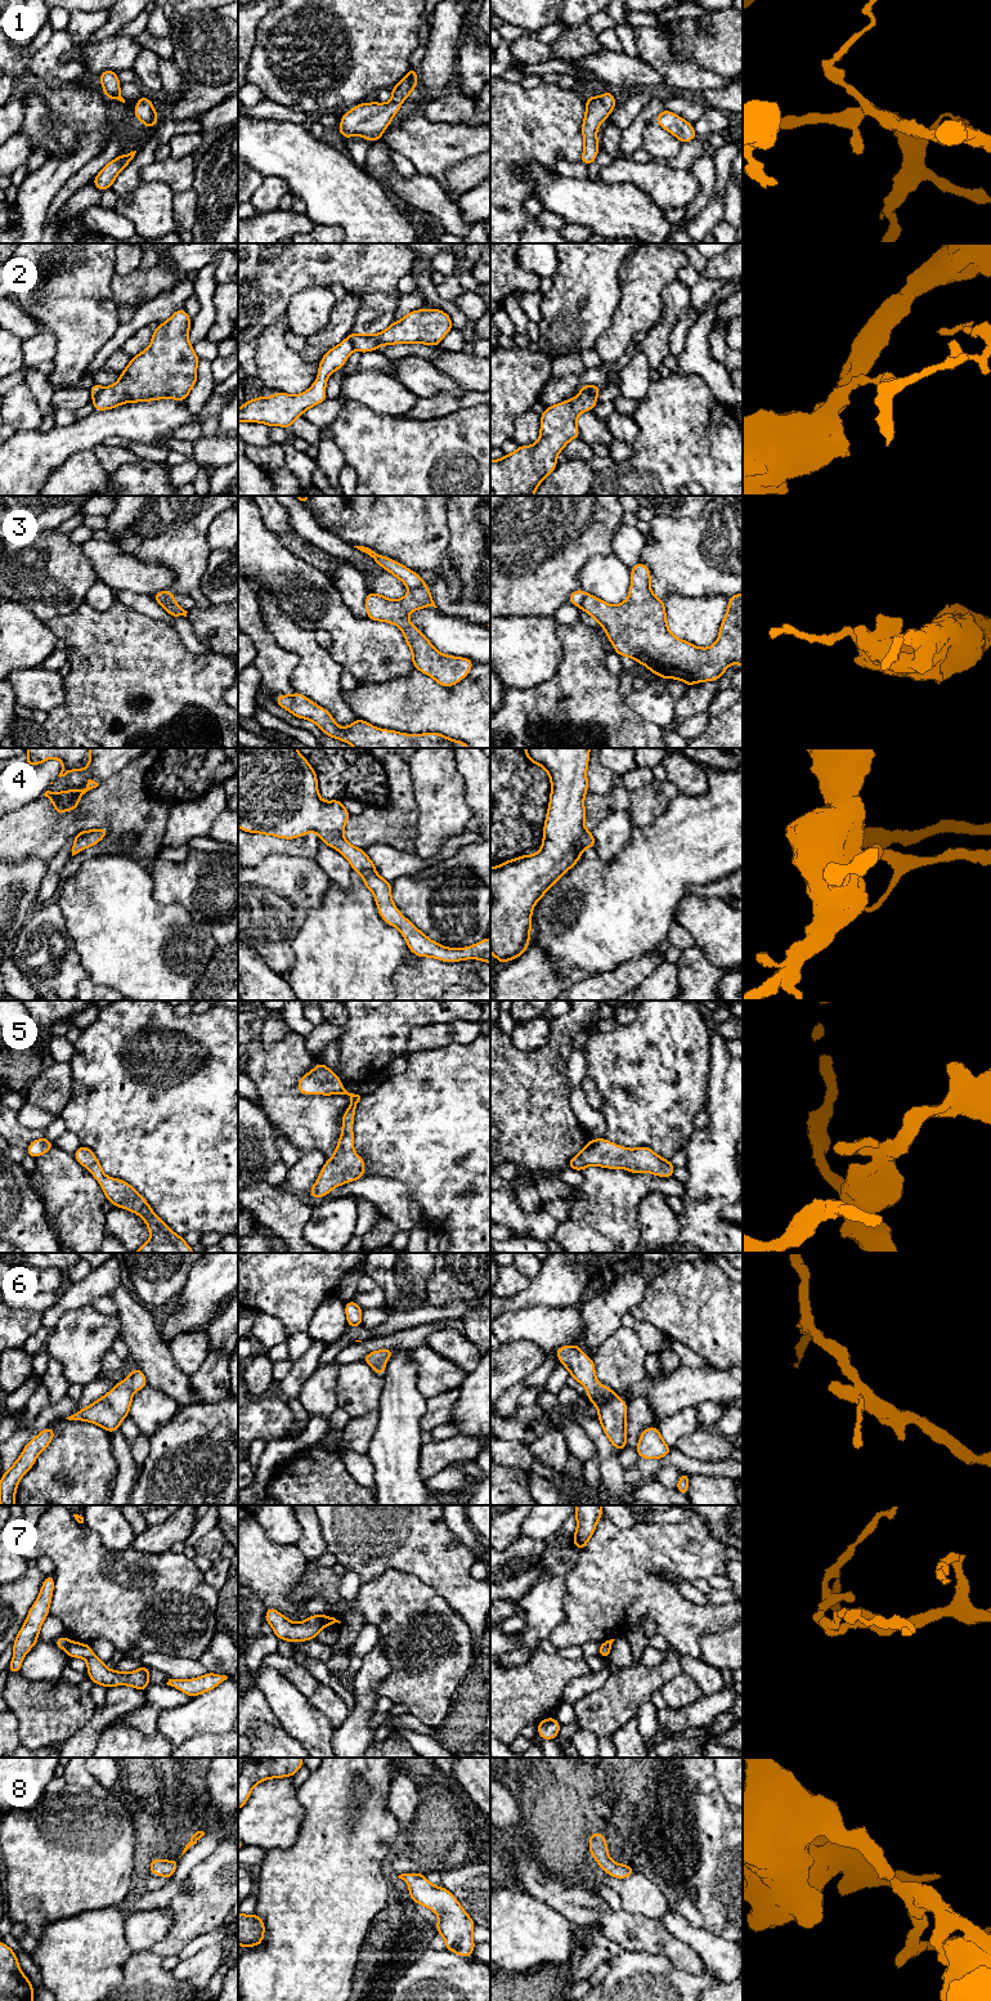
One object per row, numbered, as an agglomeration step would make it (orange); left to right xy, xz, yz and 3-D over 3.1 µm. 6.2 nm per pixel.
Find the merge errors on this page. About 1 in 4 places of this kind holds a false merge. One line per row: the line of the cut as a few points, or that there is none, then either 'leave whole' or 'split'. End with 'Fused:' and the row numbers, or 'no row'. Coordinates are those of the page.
1: no cut | leave whole
2: yz (581, 390), (586, 390), (596, 398) | split
3: xz (426, 585), (409, 590) | split
4: no cut | leave whole
5: no cut | leave whole
6: no cut | leave whole
7: xz (321, 1616), (324, 1625) | split
8: no cut | leave whole
Fused: 2, 3, 7

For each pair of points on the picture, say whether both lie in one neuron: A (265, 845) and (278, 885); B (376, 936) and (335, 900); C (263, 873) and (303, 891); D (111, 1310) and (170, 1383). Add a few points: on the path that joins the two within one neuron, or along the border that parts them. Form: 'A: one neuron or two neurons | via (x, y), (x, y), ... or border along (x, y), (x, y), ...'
A: two neurons | border along (300, 856), (268, 855), (251, 865)
B: one neuron | via (366, 932), (344, 911)
C: one neuron | via (273, 883), (277, 887), (292, 887)
D: two neurons | border along (110, 1296), (117, 1314)

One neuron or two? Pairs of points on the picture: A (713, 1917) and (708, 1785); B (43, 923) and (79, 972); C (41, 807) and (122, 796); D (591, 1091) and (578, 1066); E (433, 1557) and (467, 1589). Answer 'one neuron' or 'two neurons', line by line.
A: two neurons
B: one neuron
C: one neuron
D: two neurons
E: one neuron

